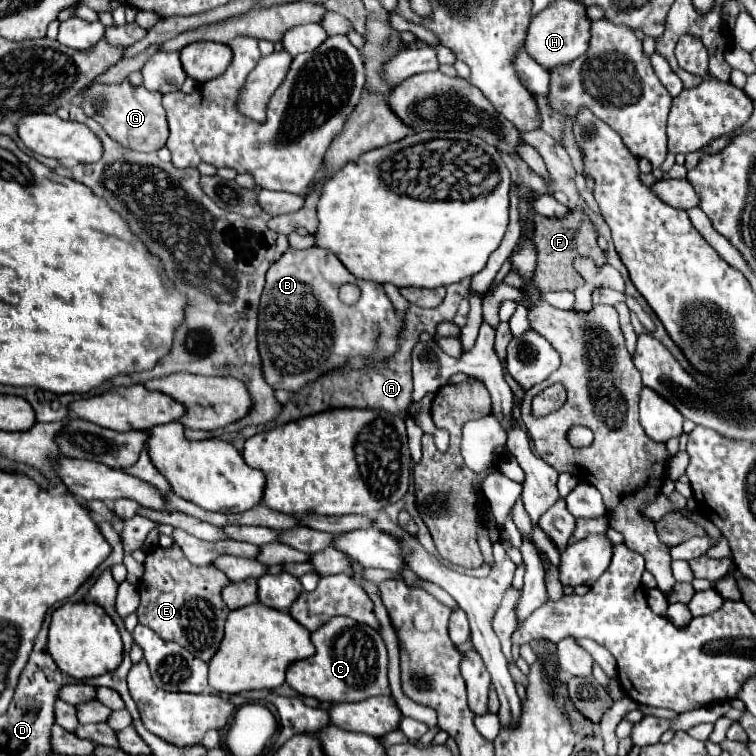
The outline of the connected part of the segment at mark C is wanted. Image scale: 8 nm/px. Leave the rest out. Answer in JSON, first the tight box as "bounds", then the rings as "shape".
{"bounds":[286,616,390,702],"shape":[[[334,616],[328,622],[322,624],[322,628],[312,632],[312,644],[316,648],[316,654],[306,658],[306,660],[296,660],[294,664],[288,666],[286,670],[286,682],[302,696],[314,696],[320,702],[358,702],[358,700],[366,700],[370,696],[378,696],[378,694],[390,694],[388,688],[388,654],[386,654],[386,646],[380,638],[380,634],[368,626],[368,624],[360,624],[348,616]]]}

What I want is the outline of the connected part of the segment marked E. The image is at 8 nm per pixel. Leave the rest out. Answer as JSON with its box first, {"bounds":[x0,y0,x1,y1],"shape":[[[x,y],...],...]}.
{"bounds":[136,544,230,662],"shape":[[[172,544],[170,548],[158,546],[146,552],[144,576],[138,584],[140,592],[140,606],[136,610],[138,622],[152,628],[156,634],[162,636],[162,640],[174,640],[190,648],[194,656],[208,662],[218,650],[218,644],[224,636],[224,622],[230,610],[222,602],[220,590],[228,582],[230,582],[228,576],[212,564],[208,566],[190,564],[184,552],[178,548],[178,544]]]}

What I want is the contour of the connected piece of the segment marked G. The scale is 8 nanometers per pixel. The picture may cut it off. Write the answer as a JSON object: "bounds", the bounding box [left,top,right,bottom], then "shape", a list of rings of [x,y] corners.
{"bounds":[80,80,168,152],"shape":[[[122,80],[120,84],[92,82],[80,94],[80,108],[124,148],[138,152],[158,152],[168,140],[168,122],[162,106],[162,94],[150,92],[144,86],[132,86],[128,80]]]}

